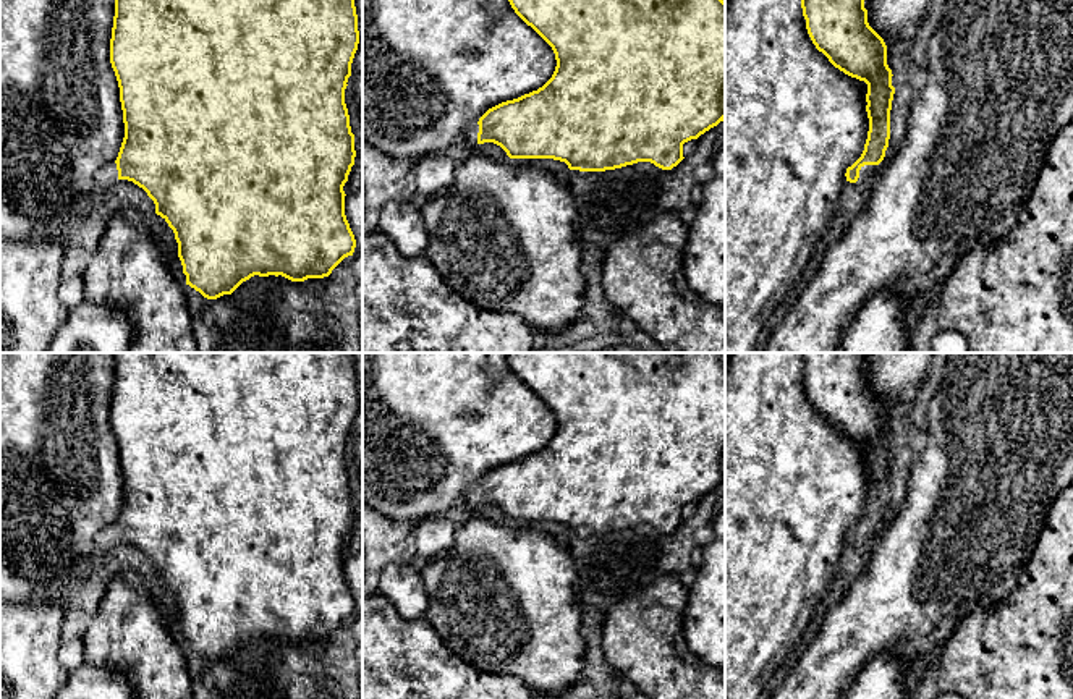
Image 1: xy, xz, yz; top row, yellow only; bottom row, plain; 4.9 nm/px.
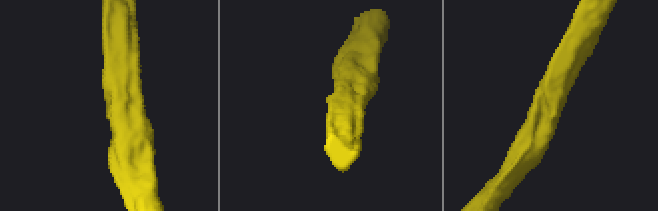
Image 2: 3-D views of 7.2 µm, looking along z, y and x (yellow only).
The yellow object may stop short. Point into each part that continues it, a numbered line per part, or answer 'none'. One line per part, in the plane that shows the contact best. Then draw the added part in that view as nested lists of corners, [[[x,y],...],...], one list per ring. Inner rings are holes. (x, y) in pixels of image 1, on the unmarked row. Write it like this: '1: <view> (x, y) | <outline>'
1: yz (866, 533) | [[[864,527],[864,529],[861,529],[858,544],[867,542],[871,537],[876,536],[876,532],[877,532],[877,527]]]

